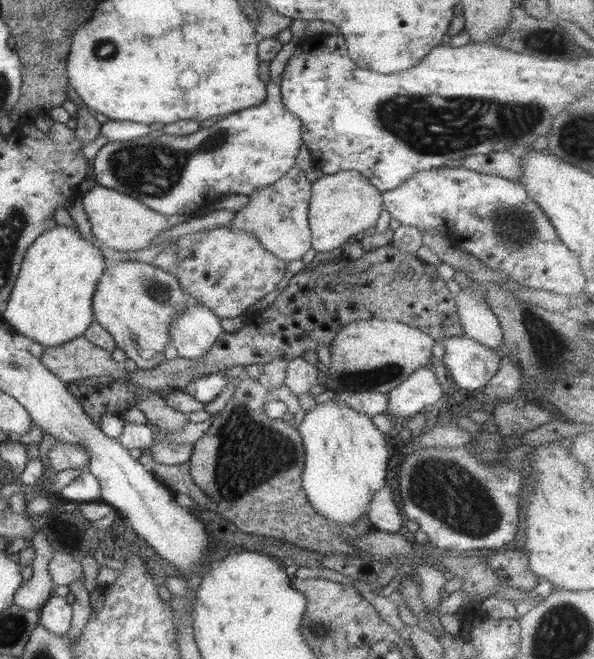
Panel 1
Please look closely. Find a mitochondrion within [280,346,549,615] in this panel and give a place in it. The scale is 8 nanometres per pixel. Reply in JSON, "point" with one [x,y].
{"point":[444,491]}

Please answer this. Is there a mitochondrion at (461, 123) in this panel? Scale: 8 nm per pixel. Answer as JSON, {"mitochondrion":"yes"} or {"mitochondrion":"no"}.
{"mitochondrion":"yes"}

